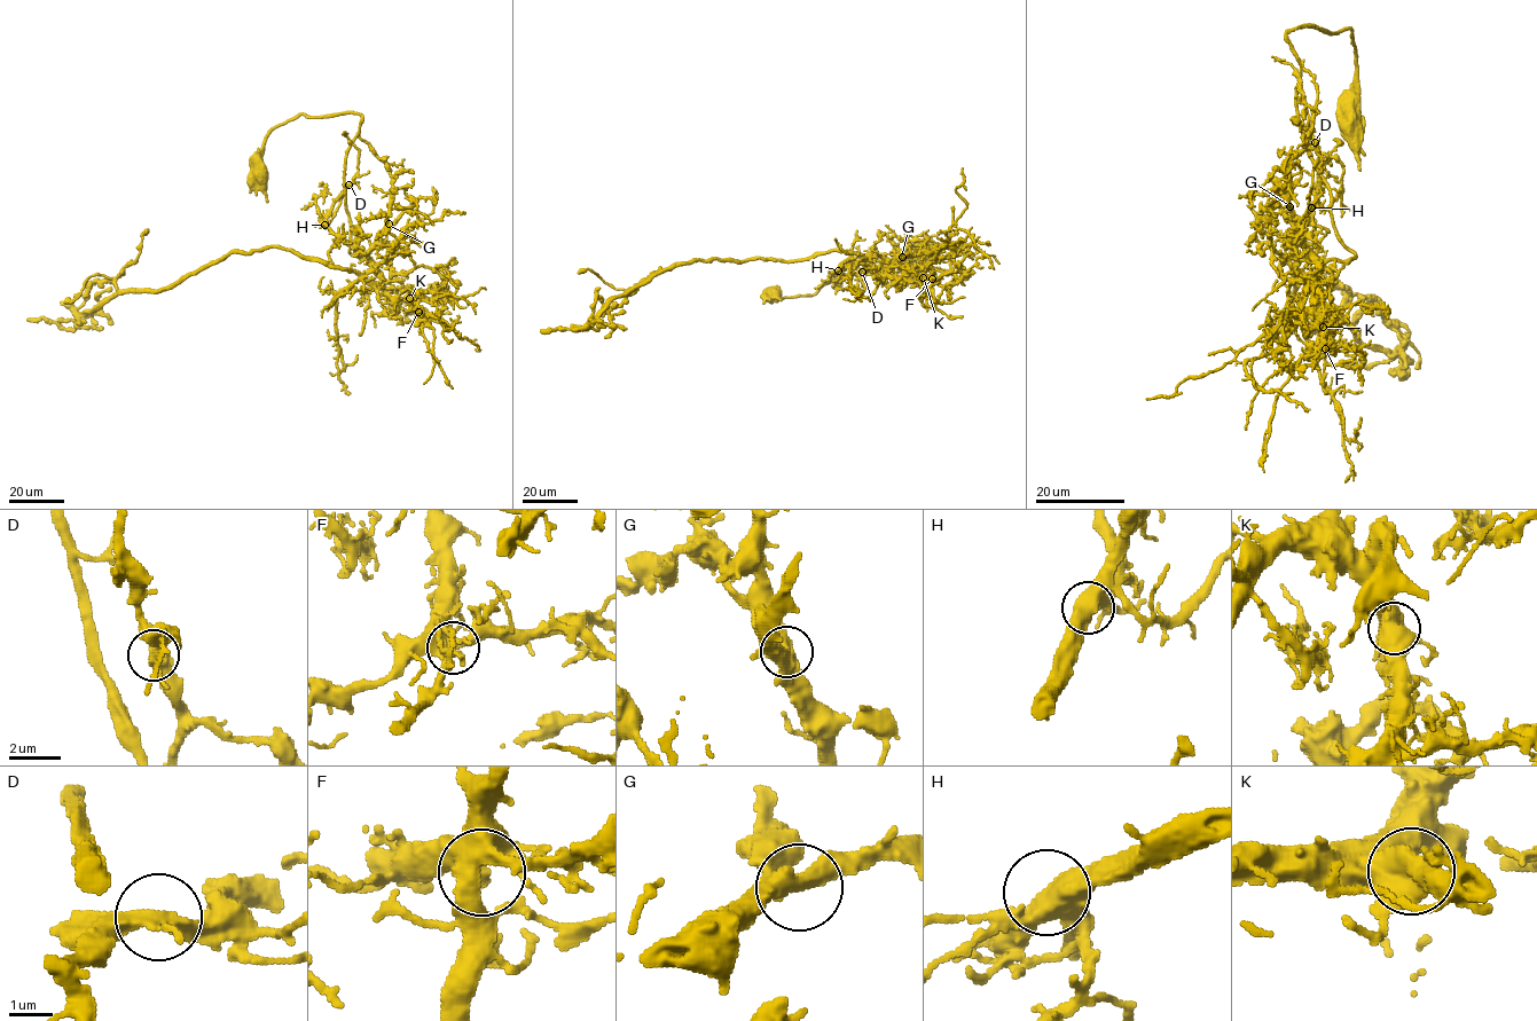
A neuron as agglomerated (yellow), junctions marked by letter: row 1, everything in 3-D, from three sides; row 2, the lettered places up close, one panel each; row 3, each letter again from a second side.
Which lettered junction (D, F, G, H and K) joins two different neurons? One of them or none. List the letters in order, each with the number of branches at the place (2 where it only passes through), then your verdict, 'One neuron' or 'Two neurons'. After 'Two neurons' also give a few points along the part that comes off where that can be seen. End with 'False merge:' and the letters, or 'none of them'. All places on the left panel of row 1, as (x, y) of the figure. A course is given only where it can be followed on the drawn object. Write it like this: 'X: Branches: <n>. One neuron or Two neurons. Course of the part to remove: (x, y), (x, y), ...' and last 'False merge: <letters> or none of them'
D: Branches: 3. One neuron
F: Branches: 3. One neuron
G: Branches: 3. One neuron
H: Branches: 3. One neuron
K: Branches: 3. One neuron
False merge: none of them

